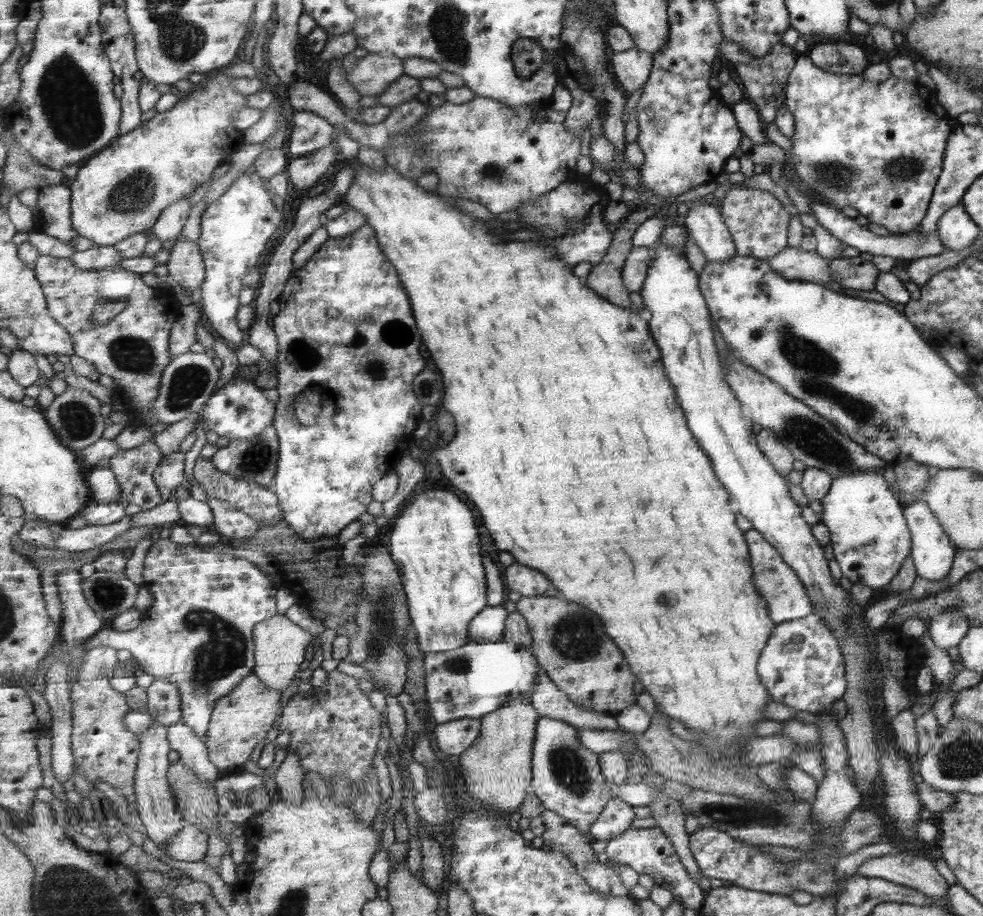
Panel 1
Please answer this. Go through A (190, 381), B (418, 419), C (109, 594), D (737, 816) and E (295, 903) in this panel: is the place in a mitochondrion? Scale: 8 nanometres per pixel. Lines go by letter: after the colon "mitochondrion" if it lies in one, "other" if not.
A: mitochondrion
B: other
C: mitochondrion
D: mitochondrion
E: mitochondrion

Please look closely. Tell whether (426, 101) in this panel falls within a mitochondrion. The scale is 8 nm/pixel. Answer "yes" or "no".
no

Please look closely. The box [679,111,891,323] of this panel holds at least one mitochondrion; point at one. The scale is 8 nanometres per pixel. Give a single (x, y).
(832, 176)

